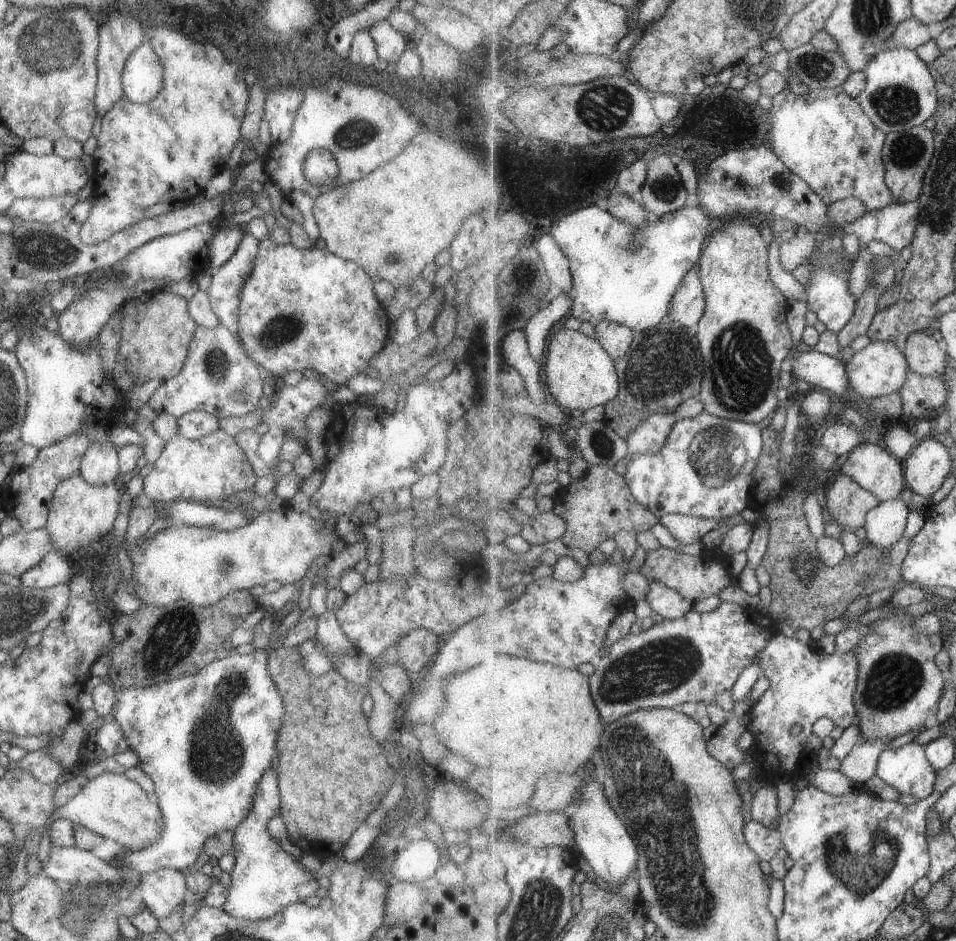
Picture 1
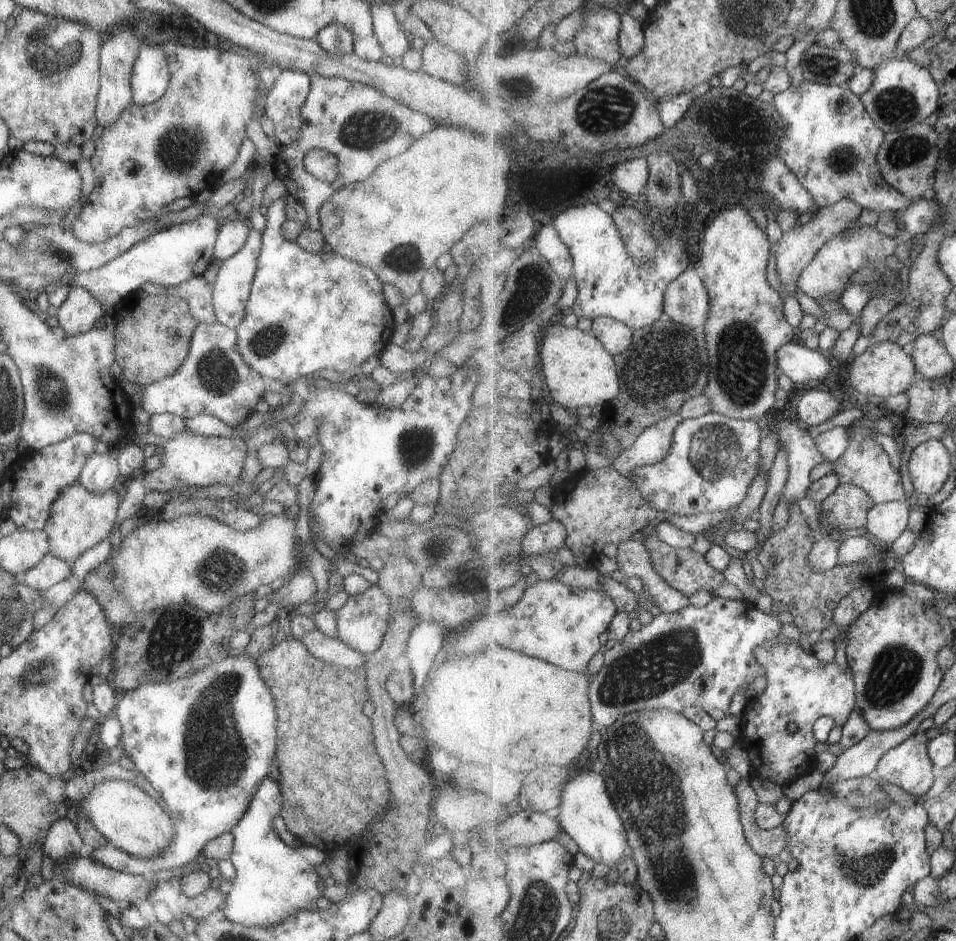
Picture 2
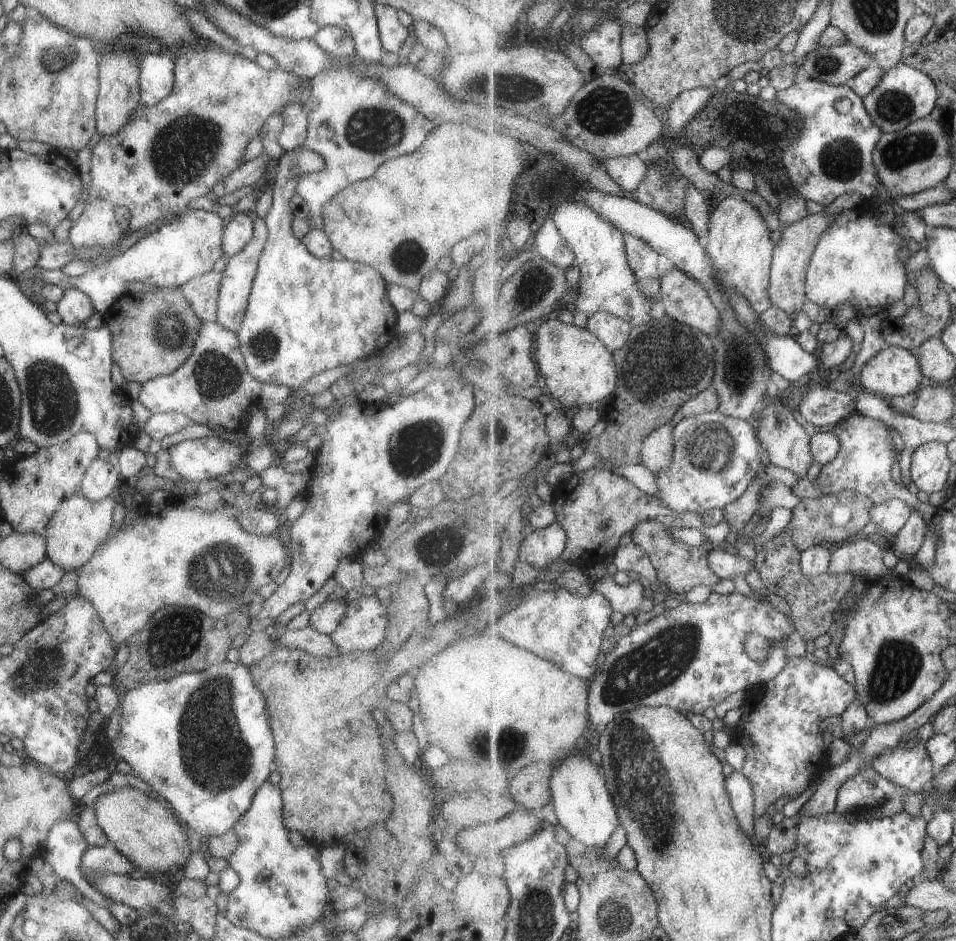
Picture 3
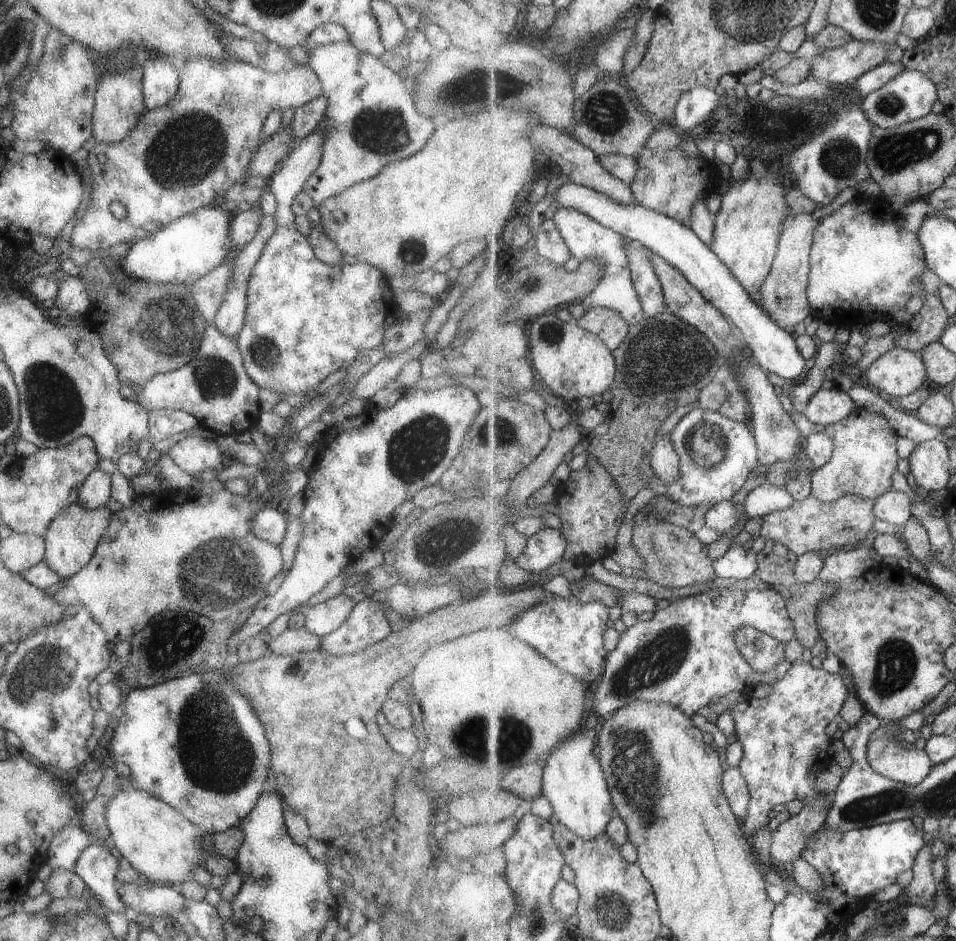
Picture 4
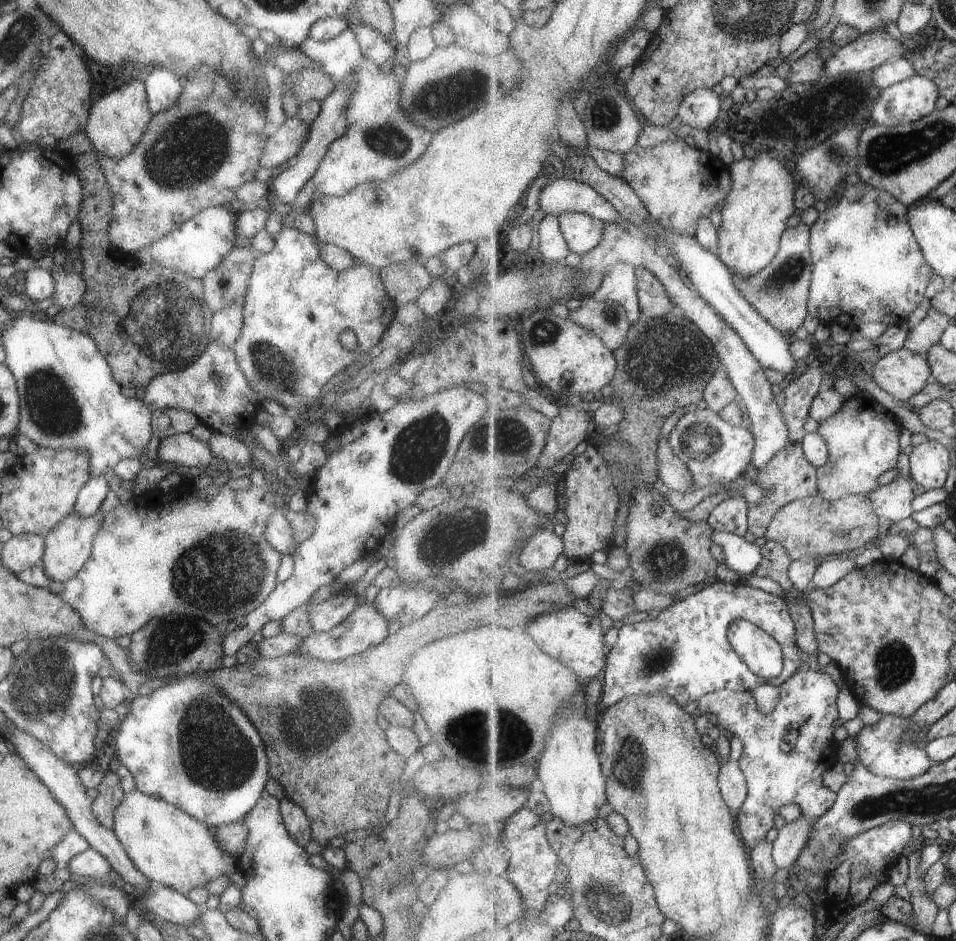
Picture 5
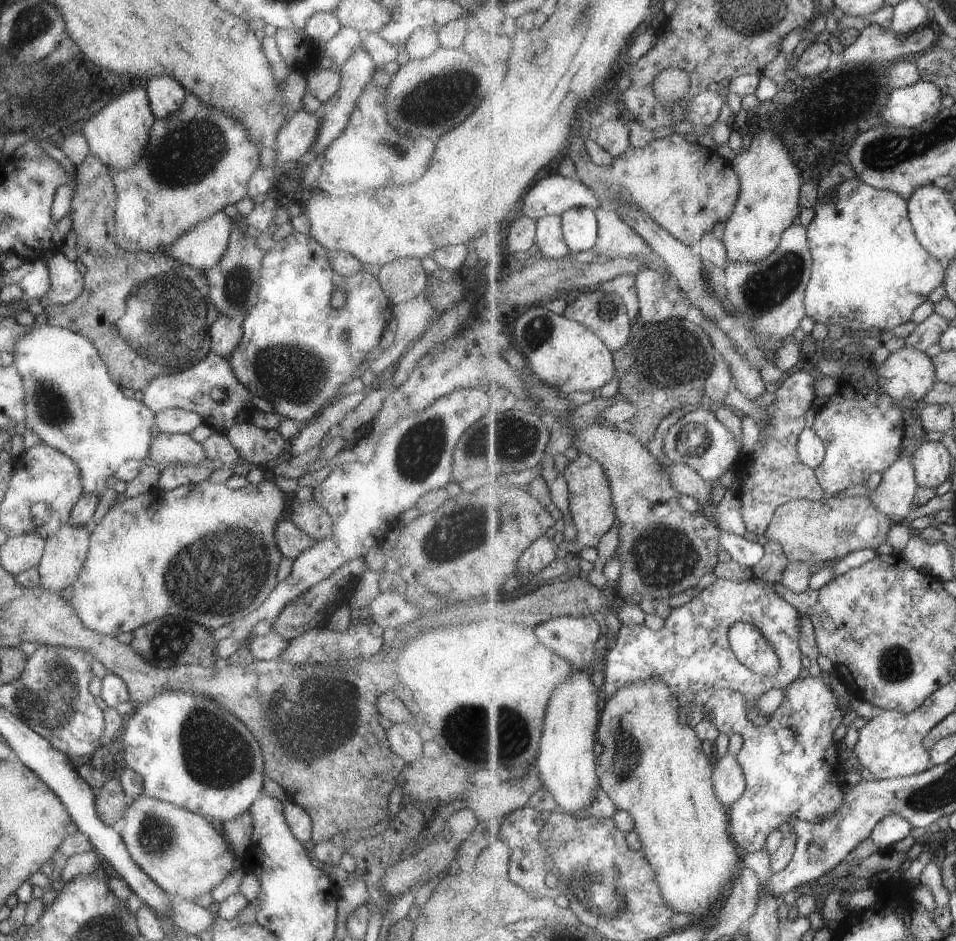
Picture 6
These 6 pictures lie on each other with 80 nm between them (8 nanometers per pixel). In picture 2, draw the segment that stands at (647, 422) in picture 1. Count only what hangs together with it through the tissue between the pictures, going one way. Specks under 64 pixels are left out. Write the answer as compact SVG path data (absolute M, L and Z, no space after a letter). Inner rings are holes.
M680 414L671 415L640 434L635 448L625 454L626 460L615 460L615 467L627 477L635 467L654 465L661 462L671 450L673 432L681 422Z

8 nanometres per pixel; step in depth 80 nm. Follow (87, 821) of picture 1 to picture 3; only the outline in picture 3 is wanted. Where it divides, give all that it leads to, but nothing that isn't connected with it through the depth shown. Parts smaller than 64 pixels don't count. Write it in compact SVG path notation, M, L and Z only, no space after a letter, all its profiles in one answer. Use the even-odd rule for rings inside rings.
M135 787L114 788L95 798L91 804L97 824L105 833L107 843L115 847L136 869L163 875L172 883L182 872L189 856L184 828L169 809Z

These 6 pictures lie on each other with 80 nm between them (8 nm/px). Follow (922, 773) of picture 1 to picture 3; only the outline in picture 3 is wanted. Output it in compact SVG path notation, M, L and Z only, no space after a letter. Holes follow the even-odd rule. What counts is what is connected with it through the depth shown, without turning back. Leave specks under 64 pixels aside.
M921 740L911 750L903 745L885 749L872 760L875 772L911 793L926 790L934 777L933 761L924 744Z

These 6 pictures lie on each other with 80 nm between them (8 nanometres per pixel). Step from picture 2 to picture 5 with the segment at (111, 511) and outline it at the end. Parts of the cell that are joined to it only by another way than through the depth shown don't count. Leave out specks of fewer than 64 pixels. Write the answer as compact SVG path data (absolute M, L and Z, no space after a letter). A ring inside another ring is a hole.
M98 510L88 517L80 517L70 512L45 534L40 563L49 582L59 580L59 582L64 583L71 580L80 571L83 563L90 555L92 540L98 531L102 518L103 514Z

